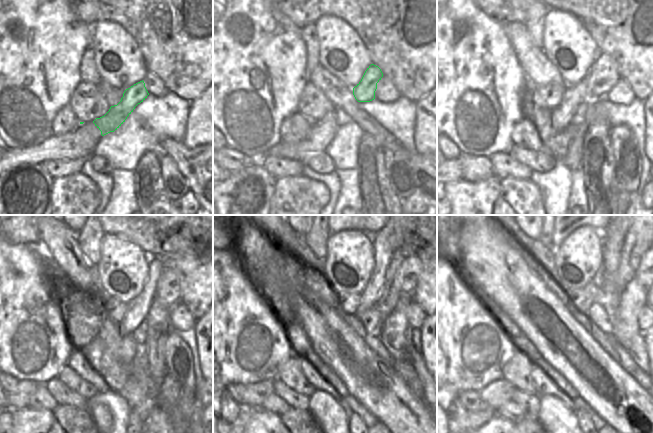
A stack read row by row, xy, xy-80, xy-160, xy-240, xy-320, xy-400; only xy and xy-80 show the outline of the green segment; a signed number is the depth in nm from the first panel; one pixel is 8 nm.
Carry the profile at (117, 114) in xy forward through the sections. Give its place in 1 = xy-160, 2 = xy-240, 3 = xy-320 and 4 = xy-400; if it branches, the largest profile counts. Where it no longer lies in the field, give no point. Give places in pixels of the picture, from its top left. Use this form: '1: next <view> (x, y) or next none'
1: next xy-160 (604, 74)
2: next xy-240 (169, 284)
3: next xy-320 (410, 268)
4: next xy-400 (640, 274)

